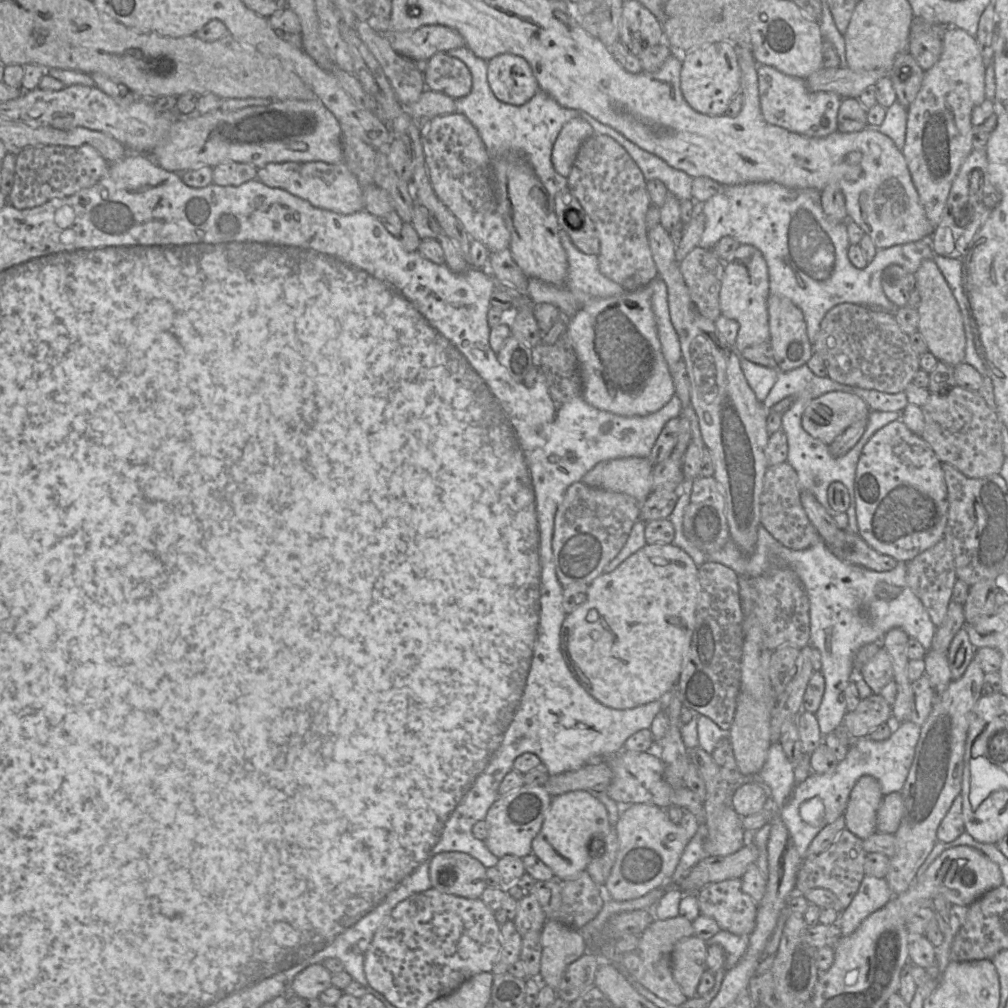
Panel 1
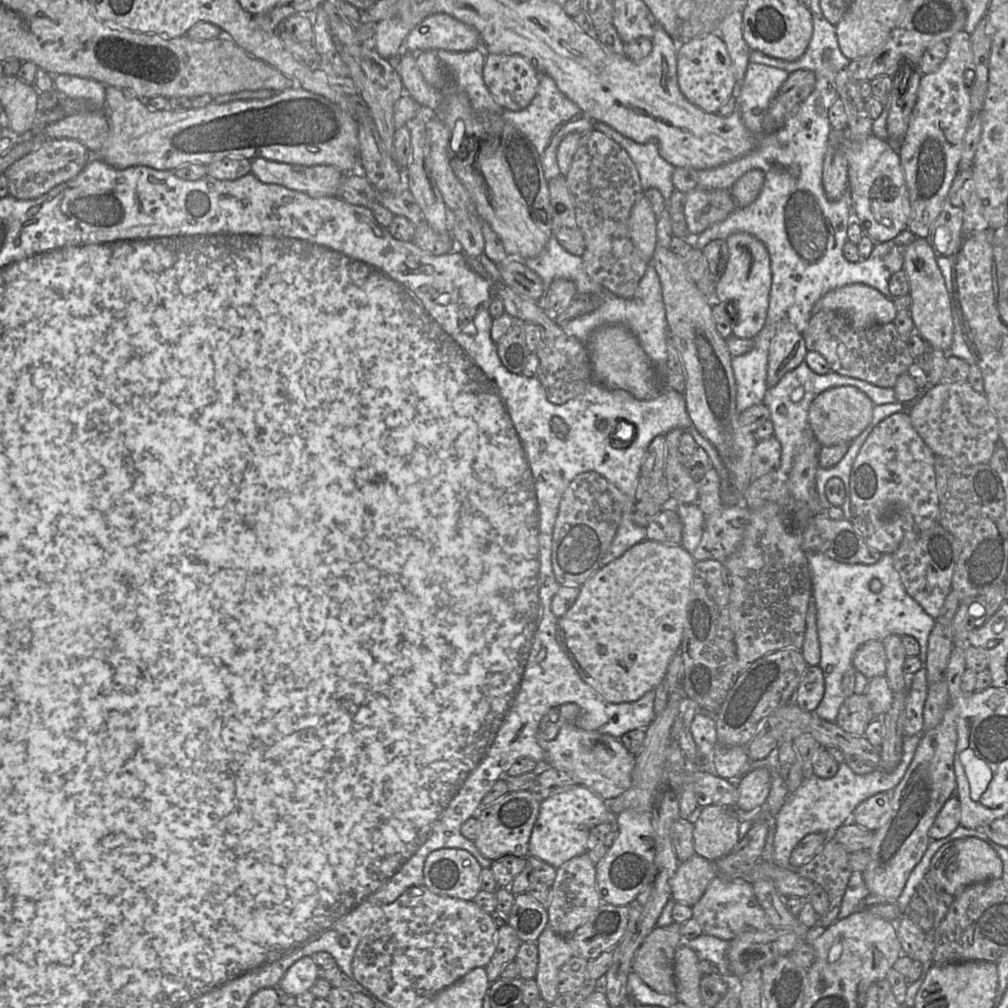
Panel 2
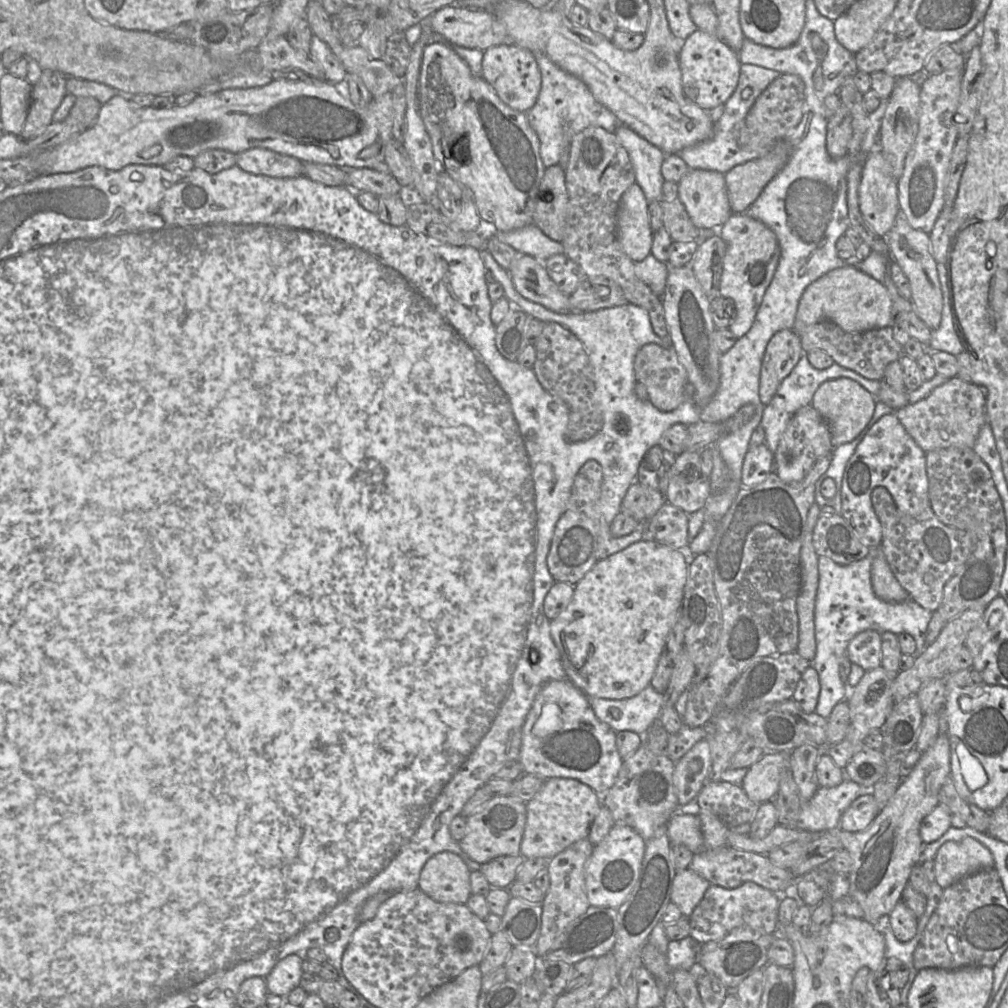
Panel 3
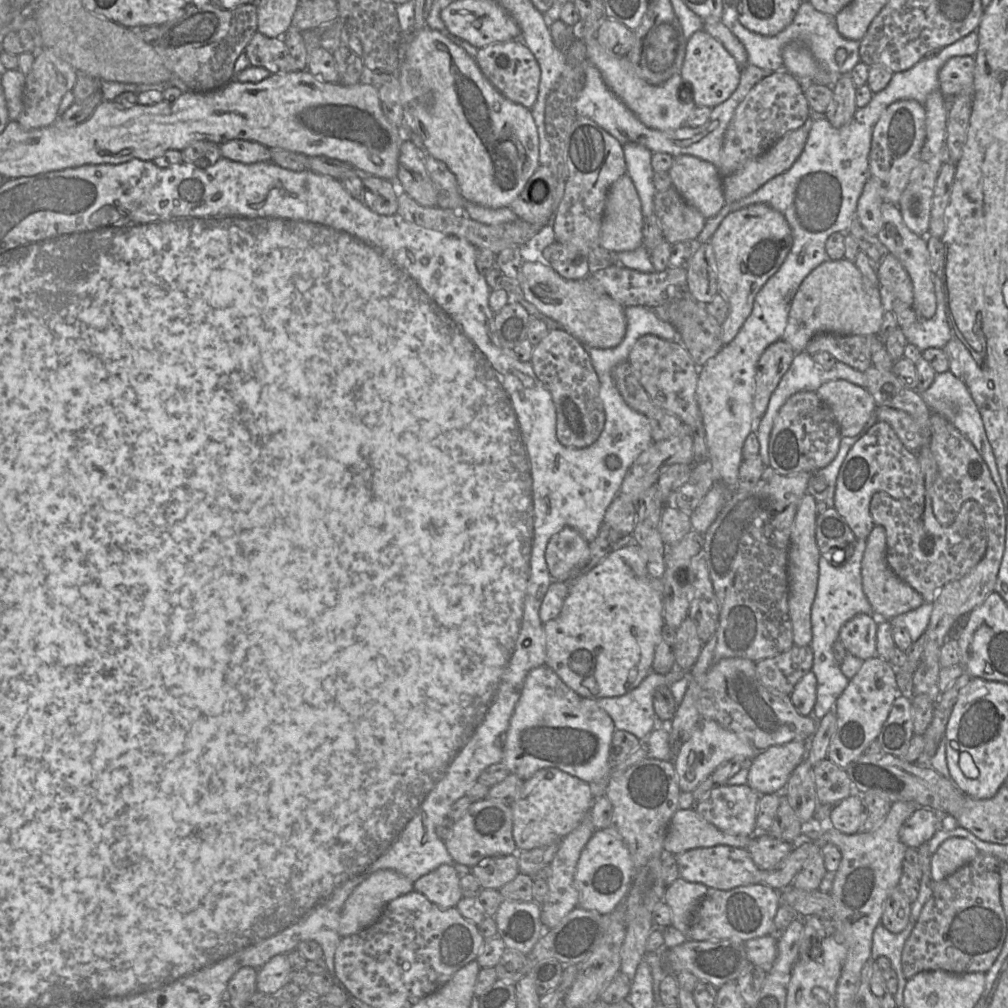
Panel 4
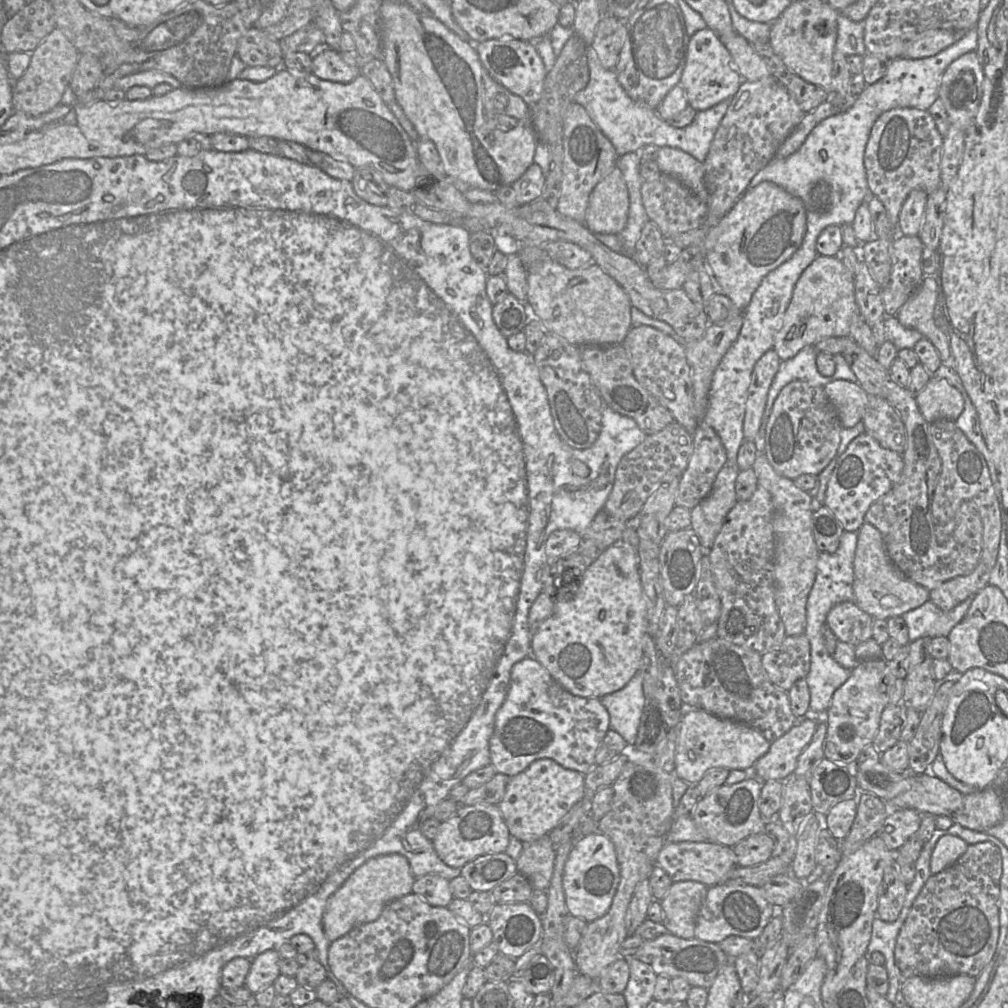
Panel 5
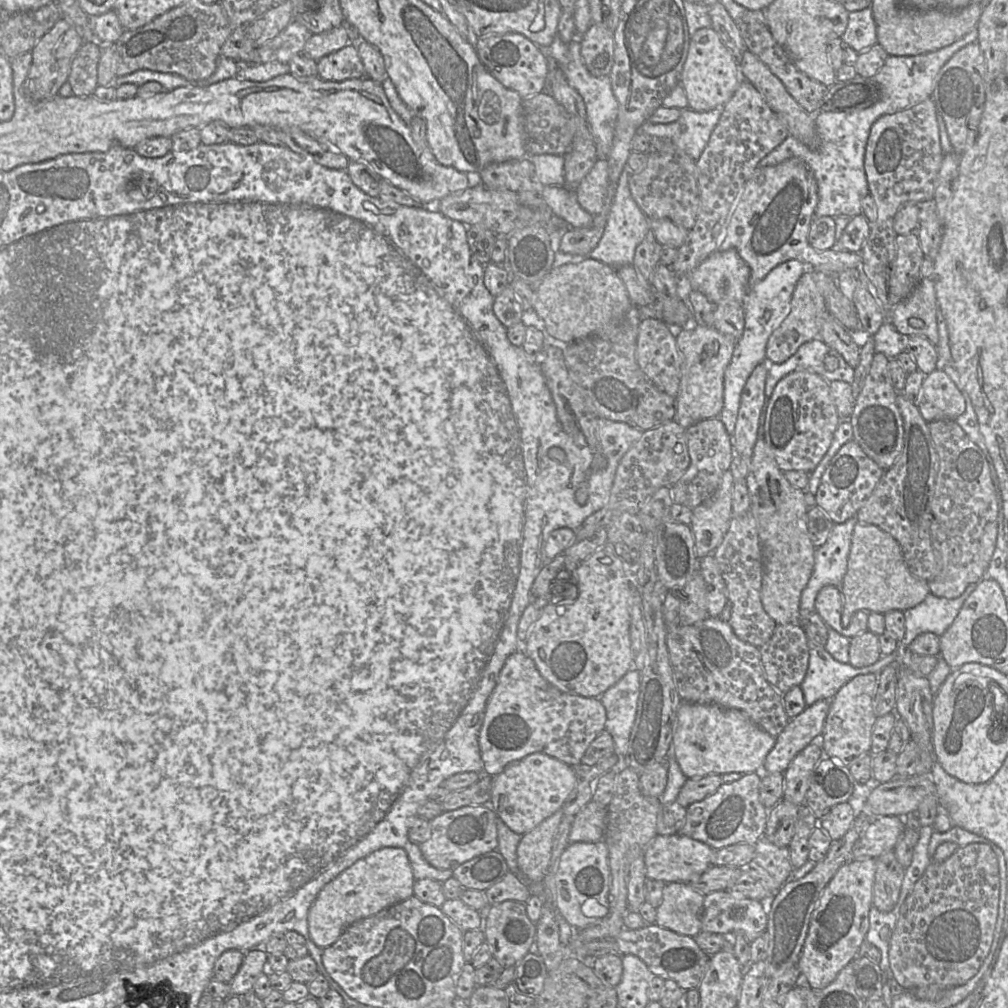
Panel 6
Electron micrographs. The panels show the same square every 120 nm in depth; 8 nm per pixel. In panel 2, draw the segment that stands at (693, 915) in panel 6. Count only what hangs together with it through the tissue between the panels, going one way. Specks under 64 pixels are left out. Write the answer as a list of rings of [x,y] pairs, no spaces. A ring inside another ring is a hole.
[[[695,853],[679,864],[672,880],[671,898],[676,903],[693,907],[717,875],[715,863]]]

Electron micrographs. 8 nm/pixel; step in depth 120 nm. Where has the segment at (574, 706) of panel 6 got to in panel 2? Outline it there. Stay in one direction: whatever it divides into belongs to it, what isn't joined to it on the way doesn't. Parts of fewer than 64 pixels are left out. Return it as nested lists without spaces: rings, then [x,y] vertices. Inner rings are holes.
[[[574,722],[564,723],[557,736],[551,740],[543,740],[538,736],[539,745],[546,753],[546,765],[565,771],[576,784],[583,785],[605,801],[616,798],[630,788],[632,784],[632,771],[636,756],[630,753],[621,743],[620,739],[609,734],[597,731],[586,731],[578,728]]]

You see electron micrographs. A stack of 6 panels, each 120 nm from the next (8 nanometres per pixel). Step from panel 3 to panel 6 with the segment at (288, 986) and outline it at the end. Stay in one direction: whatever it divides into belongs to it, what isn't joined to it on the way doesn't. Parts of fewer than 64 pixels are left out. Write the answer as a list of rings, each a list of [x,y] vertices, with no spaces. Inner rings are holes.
[[[262,947],[244,953],[243,961],[232,980],[228,983],[231,996],[241,996],[251,992],[256,979],[267,971],[267,953]]]

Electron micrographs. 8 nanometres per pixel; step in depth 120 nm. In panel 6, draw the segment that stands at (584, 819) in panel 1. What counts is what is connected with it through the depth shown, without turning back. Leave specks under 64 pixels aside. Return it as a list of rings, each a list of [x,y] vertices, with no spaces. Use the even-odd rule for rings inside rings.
[[[534,752],[508,764],[502,772],[493,776],[491,798],[488,804],[498,818],[512,831],[522,836],[561,809],[575,785],[576,773],[570,765],[545,753]]]

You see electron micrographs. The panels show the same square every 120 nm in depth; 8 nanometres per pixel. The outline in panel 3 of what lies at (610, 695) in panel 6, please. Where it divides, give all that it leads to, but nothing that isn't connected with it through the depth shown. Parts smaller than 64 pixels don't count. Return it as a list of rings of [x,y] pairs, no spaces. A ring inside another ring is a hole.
[[[648,685],[639,694],[626,699],[604,699],[599,697],[588,697],[589,703],[597,718],[609,725],[614,731],[633,731],[639,735],[645,735],[650,727],[659,718],[662,708],[665,706],[664,693],[657,692],[651,685]],[[611,708],[618,708],[621,716],[618,719],[612,717]]]

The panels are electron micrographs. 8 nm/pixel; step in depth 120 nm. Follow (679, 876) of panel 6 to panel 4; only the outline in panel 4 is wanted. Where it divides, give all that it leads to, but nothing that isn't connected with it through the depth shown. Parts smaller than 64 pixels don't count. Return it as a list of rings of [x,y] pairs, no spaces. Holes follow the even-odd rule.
[[[728,845],[694,848],[675,854],[675,860],[681,878],[702,883],[708,888],[727,891],[739,886],[761,883],[761,869],[755,865],[746,848]]]

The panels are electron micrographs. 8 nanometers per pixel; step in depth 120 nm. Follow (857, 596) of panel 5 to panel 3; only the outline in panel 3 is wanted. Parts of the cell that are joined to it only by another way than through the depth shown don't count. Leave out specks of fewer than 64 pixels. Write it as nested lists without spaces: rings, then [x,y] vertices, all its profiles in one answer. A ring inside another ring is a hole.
[[[878,547],[879,552],[874,558],[871,566],[871,581],[873,591],[878,598],[886,602],[903,602],[910,598],[909,593],[900,585],[894,576],[884,552],[881,547]]]

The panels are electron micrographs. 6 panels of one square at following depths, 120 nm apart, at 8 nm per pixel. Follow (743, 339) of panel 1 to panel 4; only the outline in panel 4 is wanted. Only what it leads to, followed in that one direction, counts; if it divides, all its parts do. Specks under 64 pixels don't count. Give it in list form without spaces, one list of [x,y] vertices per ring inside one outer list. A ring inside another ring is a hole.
[[[753,204],[730,213],[722,221],[709,243],[713,247],[716,259],[718,293],[722,294],[729,304],[728,316],[721,324],[721,340],[724,345],[727,345],[735,338],[750,316],[758,292],[768,279],[779,270],[789,254],[793,244],[792,230],[780,212],[767,204]]]

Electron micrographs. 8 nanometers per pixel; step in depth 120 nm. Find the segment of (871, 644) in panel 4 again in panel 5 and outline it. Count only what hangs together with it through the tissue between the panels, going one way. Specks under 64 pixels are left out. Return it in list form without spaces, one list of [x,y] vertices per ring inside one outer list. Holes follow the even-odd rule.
[[[845,601],[836,604],[829,611],[826,624],[838,640],[855,647],[872,638],[873,620],[854,601]]]

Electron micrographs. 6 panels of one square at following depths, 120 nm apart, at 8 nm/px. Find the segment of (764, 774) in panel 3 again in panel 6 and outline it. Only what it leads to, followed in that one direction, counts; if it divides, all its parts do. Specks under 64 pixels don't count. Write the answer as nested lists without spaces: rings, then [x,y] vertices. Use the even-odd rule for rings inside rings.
[[[831,699],[818,700],[789,720],[763,763],[769,773],[784,773],[800,751],[822,737],[830,703]]]

